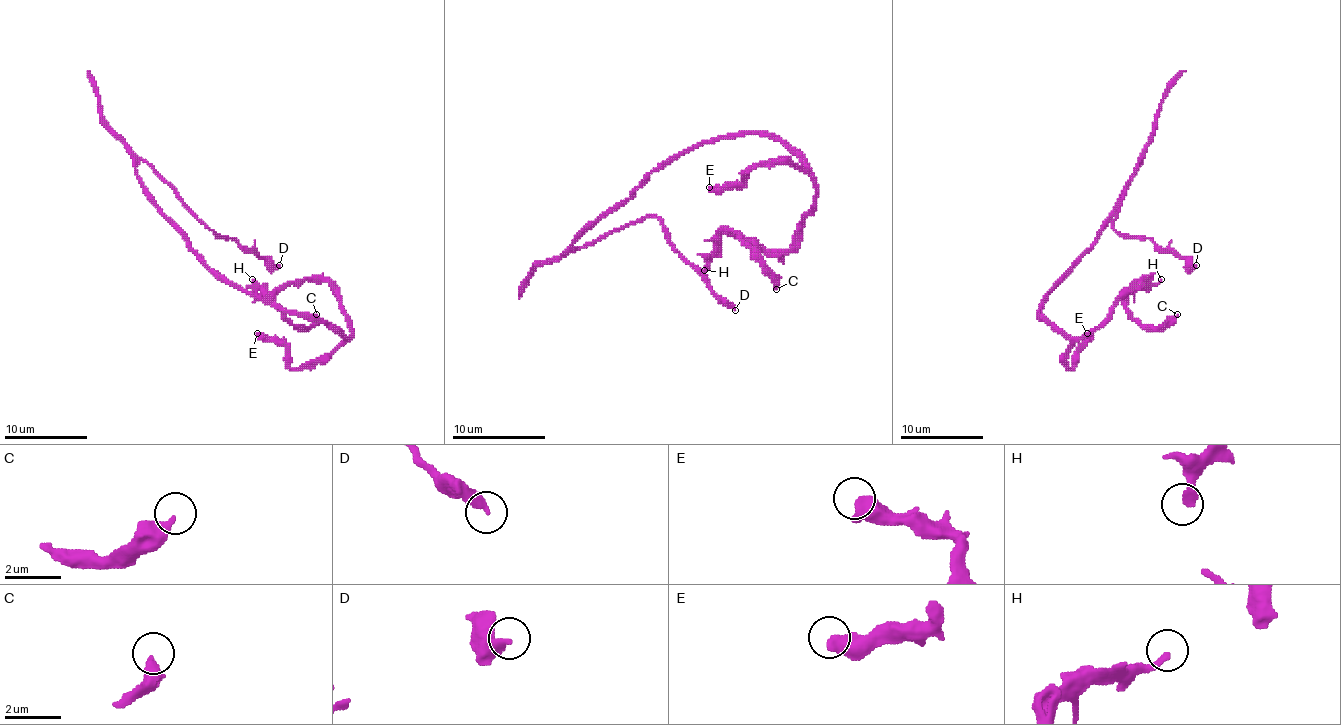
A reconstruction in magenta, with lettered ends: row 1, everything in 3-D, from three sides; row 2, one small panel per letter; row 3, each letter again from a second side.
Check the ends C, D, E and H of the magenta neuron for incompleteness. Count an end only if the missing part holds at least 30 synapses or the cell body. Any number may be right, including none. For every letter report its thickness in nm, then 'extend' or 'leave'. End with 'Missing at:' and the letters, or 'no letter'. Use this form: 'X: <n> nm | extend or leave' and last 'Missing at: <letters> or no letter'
C: 360 nm | leave
D: 300 nm | leave
E: 550 nm | leave
H: 280 nm | leave
Missing at: no letter

